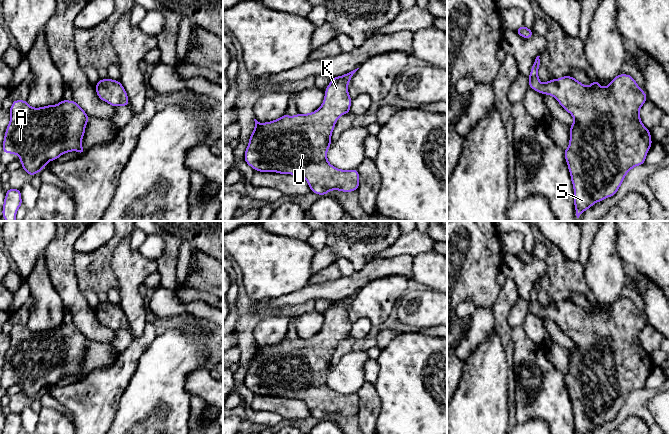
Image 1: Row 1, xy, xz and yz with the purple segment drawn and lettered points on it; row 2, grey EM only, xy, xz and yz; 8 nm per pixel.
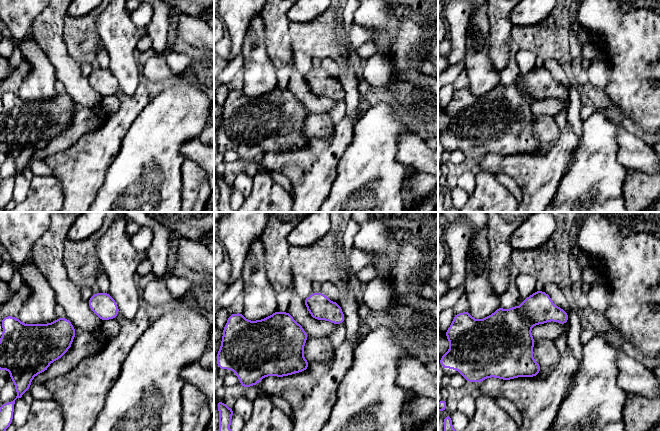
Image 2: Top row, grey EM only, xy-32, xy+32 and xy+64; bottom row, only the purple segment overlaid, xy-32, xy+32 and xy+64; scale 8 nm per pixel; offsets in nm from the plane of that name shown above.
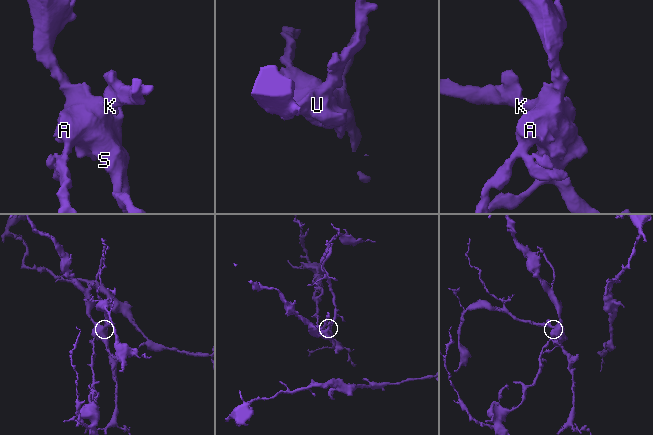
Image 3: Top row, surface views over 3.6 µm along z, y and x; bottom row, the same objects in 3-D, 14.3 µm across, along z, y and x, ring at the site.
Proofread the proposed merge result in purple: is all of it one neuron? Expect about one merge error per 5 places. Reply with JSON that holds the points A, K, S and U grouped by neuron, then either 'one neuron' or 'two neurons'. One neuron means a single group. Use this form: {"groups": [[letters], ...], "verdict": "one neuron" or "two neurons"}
{"groups": [["A", "K", "S", "U"]], "verdict": "one neuron"}

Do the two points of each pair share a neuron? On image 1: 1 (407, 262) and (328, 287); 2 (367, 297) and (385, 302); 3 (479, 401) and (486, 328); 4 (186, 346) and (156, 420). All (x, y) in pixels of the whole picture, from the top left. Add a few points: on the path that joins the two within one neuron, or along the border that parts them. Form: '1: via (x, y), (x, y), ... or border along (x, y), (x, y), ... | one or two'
1: via (387, 267), (374, 269), (348, 286) | one
2: via (371, 301), (381, 301) | one
3: border along (493, 330), (469, 356) | two
4: via (168, 364), (161, 372), (156, 391), (156, 402) | one

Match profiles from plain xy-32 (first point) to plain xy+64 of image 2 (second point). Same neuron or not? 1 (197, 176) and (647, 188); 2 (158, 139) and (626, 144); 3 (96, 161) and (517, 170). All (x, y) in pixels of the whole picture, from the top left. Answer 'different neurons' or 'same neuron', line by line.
1: same neuron
2: different neurons
3: same neuron

